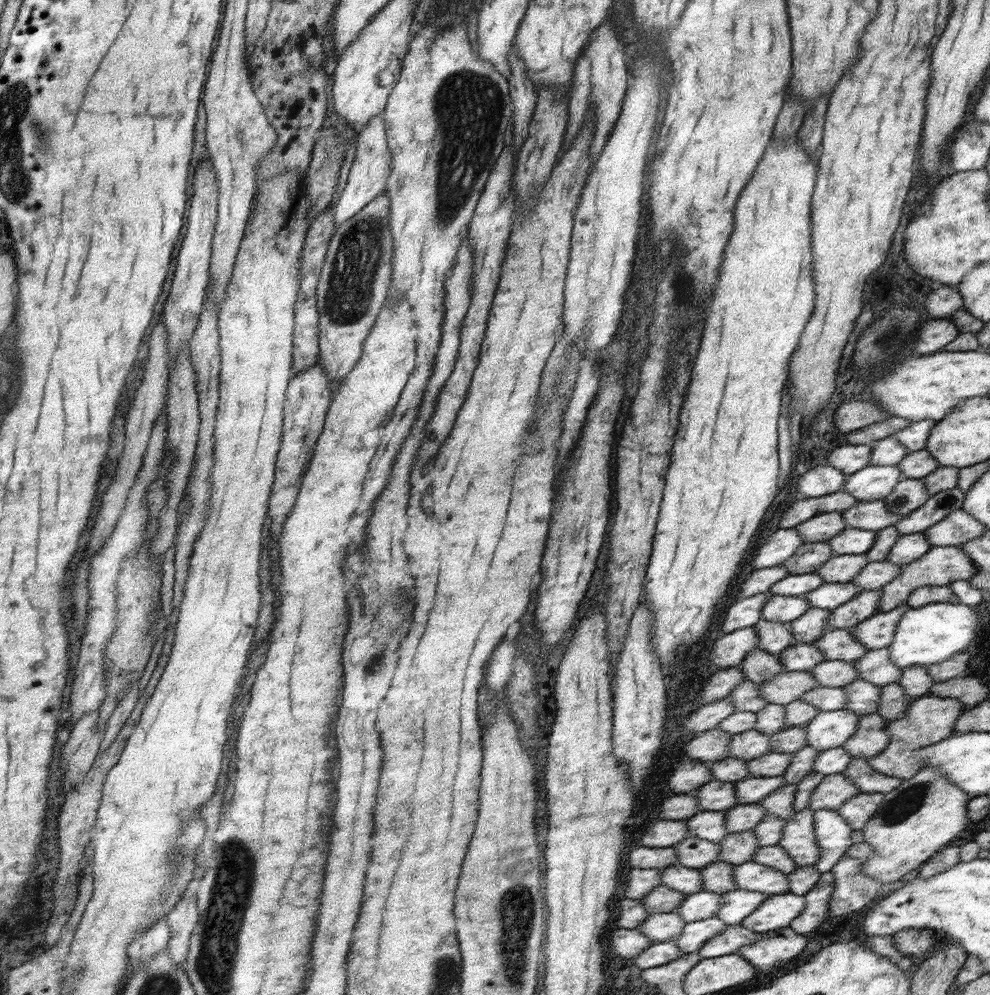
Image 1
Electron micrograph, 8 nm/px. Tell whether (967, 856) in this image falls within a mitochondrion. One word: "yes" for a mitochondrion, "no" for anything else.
no

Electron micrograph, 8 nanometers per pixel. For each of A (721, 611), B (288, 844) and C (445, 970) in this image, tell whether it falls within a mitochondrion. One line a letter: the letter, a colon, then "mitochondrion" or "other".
A: other
B: other
C: mitochondrion

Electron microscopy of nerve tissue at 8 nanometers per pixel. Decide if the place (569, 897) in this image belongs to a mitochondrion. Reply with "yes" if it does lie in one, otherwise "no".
no

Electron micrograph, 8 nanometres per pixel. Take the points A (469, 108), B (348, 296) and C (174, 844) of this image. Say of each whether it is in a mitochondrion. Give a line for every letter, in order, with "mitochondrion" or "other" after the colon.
A: mitochondrion
B: mitochondrion
C: mitochondrion

